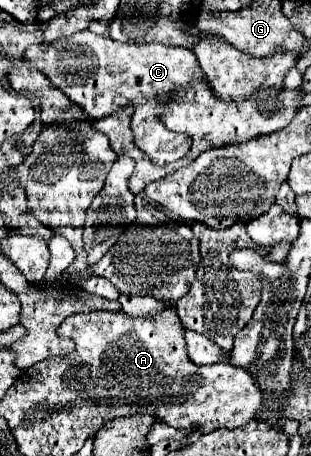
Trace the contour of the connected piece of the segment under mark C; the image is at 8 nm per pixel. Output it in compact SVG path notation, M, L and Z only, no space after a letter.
M86 29L56 39L56 43L30 45L24 59L30 67L44 73L56 89L80 105L90 119L102 119L114 115L116 109L122 109L124 105L134 105L130 129L136 137L136 145L152 159L152 163L168 165L190 151L188 135L168 131L160 123L160 115L164 113L164 105L172 99L172 93L194 81L206 81L194 51L160 43L118 43Z

